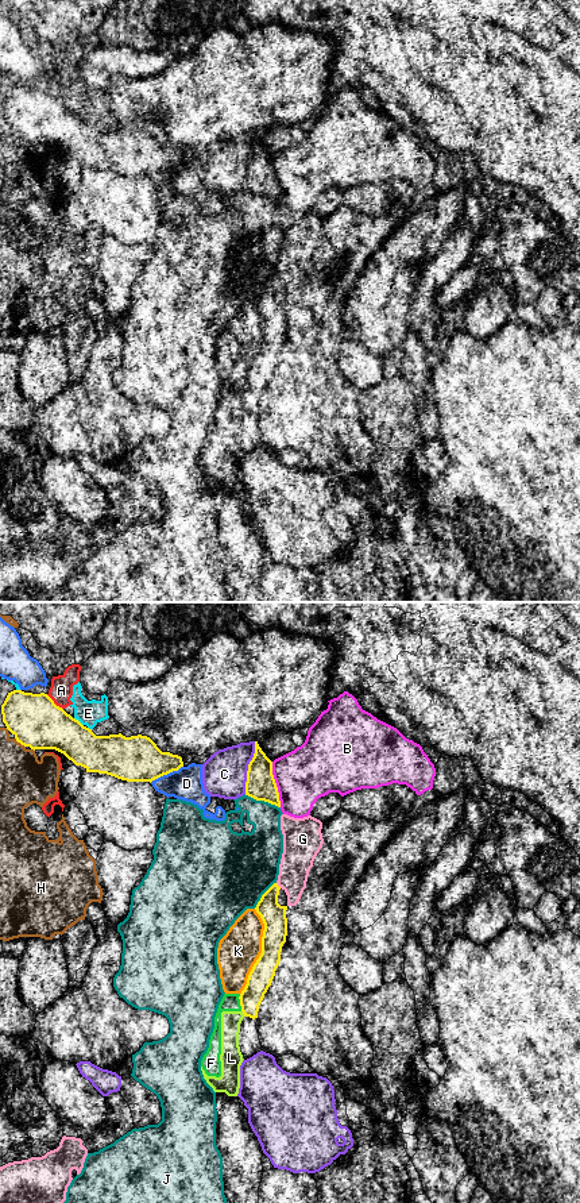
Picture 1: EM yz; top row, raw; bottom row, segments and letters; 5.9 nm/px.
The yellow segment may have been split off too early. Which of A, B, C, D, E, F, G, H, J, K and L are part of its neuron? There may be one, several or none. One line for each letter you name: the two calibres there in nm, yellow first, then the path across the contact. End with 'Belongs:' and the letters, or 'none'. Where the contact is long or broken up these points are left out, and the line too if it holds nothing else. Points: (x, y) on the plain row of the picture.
Belongs: none

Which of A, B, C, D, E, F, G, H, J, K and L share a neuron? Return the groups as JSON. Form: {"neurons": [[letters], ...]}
{"neurons": [["A", "E", "H"], ["B"], ["C"], ["D"], ["F", "L"], ["G"], ["J"], ["K"]]}

